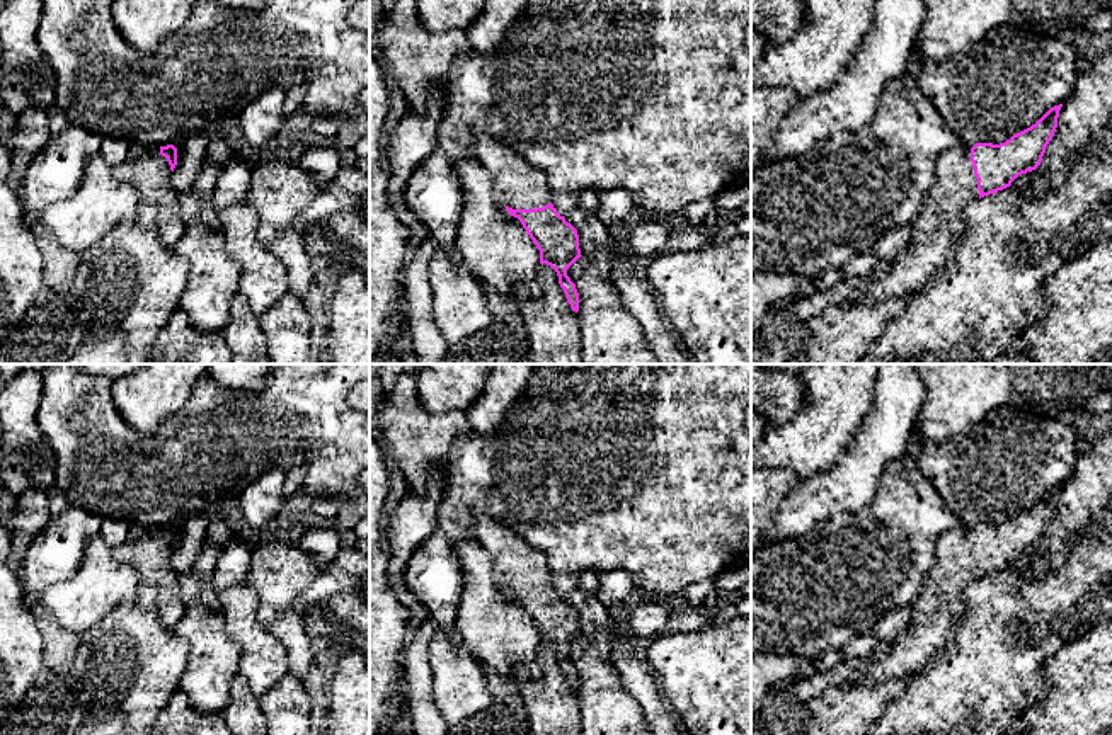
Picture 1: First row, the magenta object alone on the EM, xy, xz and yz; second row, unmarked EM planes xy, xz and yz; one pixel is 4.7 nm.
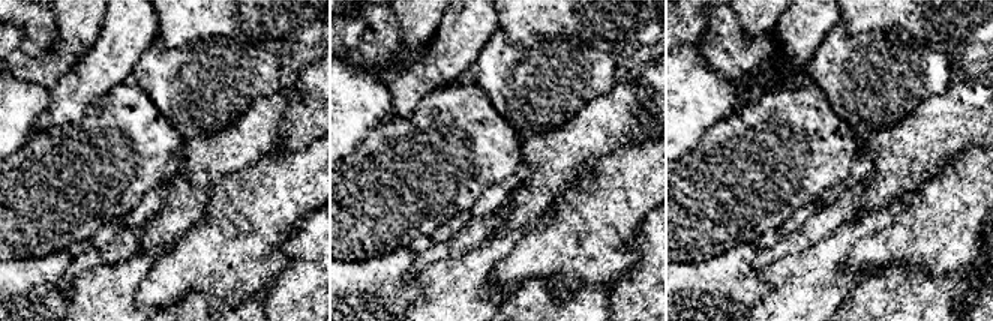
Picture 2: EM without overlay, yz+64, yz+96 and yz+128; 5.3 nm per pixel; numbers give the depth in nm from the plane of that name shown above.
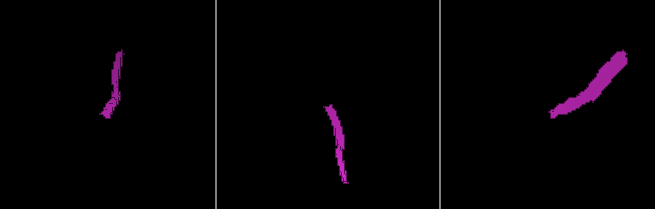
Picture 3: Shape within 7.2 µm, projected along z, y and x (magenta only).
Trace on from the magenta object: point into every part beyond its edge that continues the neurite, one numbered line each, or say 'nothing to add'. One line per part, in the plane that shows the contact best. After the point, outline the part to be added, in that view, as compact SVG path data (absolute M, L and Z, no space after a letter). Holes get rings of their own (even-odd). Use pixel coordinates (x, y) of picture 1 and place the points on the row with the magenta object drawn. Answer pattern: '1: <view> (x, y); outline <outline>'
1: yz (939, 227); outline M957 145L942 153L937 162L937 179L921 209L911 221L913 230L909 242L891 260L889 271L874 281L874 284L862 293L857 301L875 305L904 293L914 293L928 277L955 254L959 242L964 236L964 218L971 204L979 199L977 179L971 162L971 148Z

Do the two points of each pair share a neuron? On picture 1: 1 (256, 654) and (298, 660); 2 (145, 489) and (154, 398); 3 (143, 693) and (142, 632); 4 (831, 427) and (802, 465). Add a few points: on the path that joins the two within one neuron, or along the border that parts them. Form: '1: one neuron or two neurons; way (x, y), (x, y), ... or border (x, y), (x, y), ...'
1: two neurons; border (266, 628), (281, 643), (290, 672)
2: two neurons; border (181, 405), (152, 431), (135, 431), (116, 410)
3: one neuron; way (143, 678), (142, 647)
4: one neuron; way (823, 436), (804, 456)

